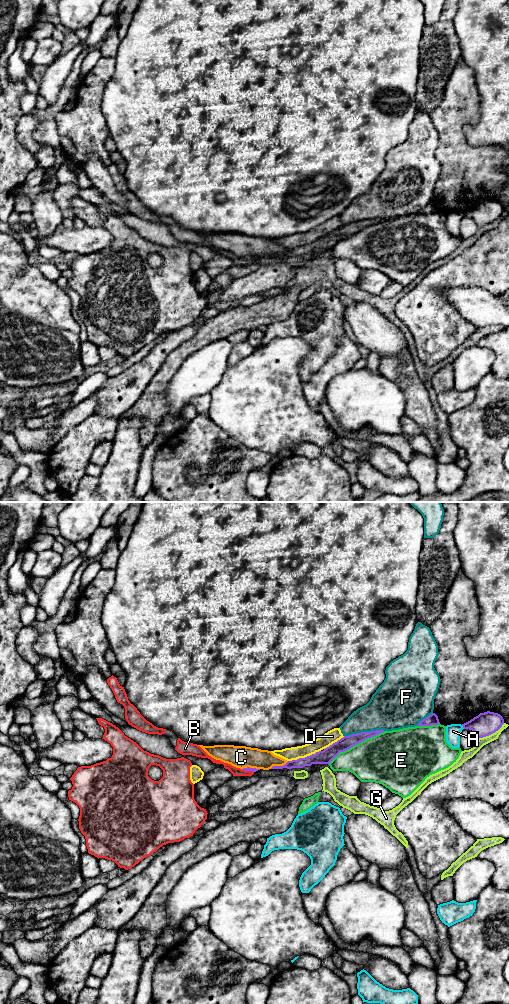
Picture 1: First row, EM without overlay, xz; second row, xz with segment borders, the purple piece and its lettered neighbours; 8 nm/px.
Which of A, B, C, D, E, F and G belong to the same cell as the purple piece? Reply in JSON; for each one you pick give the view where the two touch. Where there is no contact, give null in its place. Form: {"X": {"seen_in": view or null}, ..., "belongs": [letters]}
{"belongs": []}

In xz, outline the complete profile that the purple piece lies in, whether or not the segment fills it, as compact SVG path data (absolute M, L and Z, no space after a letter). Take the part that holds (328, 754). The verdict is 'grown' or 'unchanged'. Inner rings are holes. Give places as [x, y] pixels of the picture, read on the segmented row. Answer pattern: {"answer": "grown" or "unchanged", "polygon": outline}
{"answer": "unchanged", "polygon": "M376 730L371 732L361 732L344 736L337 742L333 743L323 751L316 752L305 758L299 758L297 760L288 761L283 766L273 766L271 769L292 769L292 768L303 768L305 766L311 766L312 764L328 764L340 753L344 752L351 747L361 743L362 741L374 737L380 733L385 732L384 730Z"}

